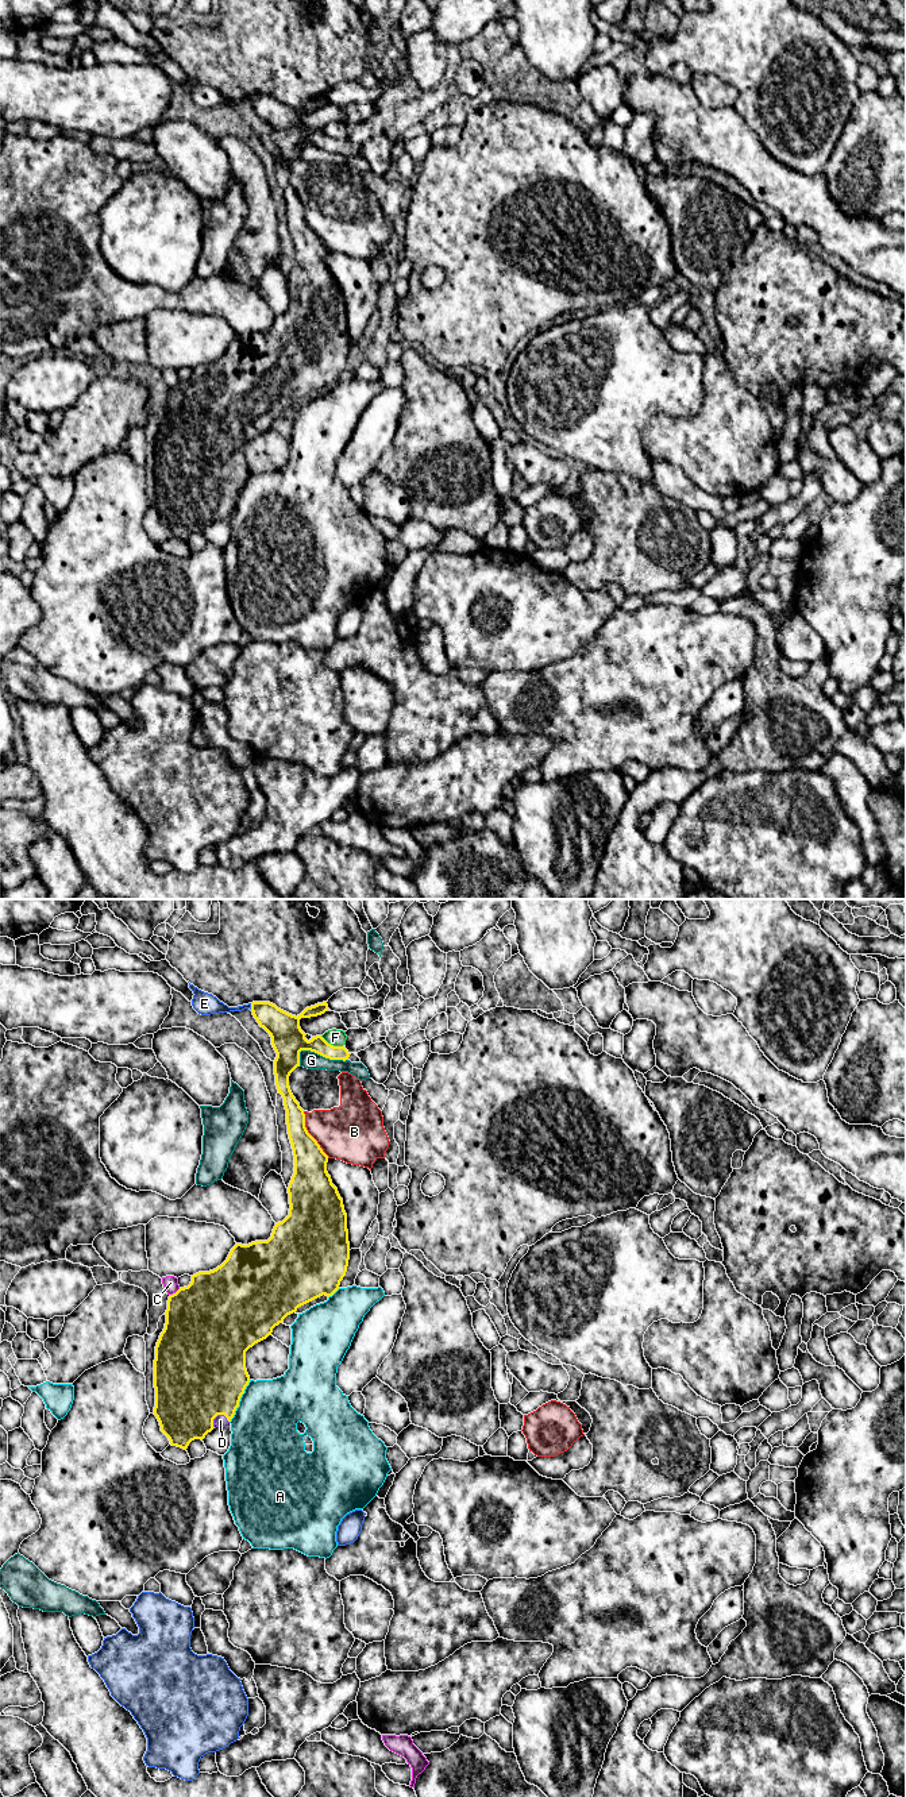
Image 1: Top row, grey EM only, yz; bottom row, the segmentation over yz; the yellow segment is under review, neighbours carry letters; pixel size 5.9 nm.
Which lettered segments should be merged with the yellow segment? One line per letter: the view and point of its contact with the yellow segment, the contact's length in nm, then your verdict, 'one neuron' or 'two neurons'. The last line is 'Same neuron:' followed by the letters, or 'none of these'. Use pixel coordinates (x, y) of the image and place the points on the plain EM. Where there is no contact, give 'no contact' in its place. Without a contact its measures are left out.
A: yz (239, 493) | 280 nm | two neurons
B: yz (309, 227) | 320 nm | two neurons
C: yz (176, 385) | 80 nm | two neurons
D: yz (218, 506) | 110 nm | one neuron
E: yz (251, 99) | 40 nm | two neurons
F: yz (330, 137) | 150 nm | two neurons
G: yz (323, 149) | 300 nm | two neurons
Same neuron: D

